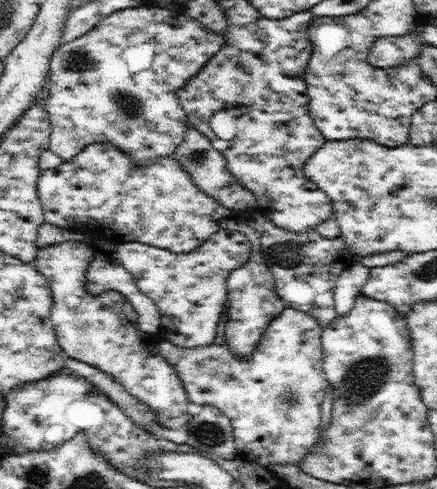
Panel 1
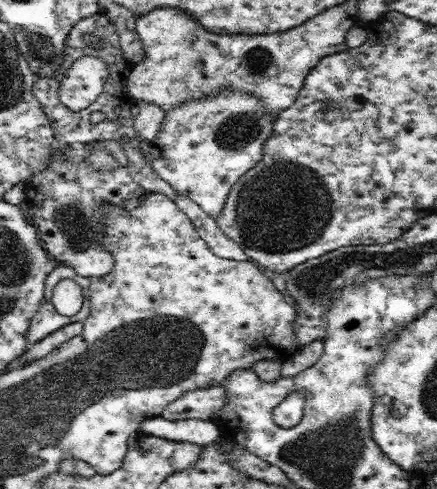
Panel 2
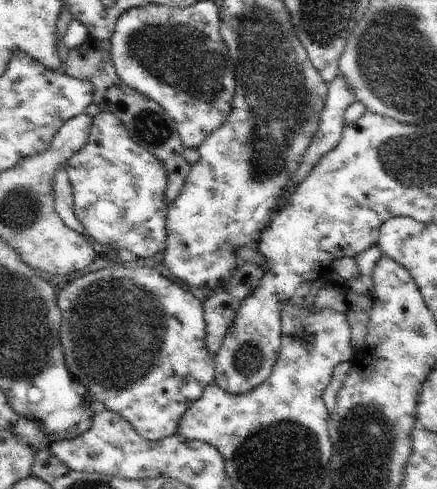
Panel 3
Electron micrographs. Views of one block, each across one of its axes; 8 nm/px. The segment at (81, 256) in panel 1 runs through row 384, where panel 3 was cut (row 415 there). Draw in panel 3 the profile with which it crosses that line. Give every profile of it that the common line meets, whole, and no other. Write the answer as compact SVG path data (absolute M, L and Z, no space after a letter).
M119 264L119 266L113 266L113 268L103 268L103 270L97 270L97 272L91 272L91 274L85 274L85 276L79 276L77 280L71 280L61 292L59 296L55 296L55 304L61 308L63 312L63 318L61 318L61 330L59 330L59 340L61 340L61 348L63 348L63 356L65 356L65 366L69 368L69 372L73 374L73 378L83 384L89 394L93 396L93 400L97 402L103 402L107 406L109 412L117 412L117 416L123 416L133 428L137 434L141 434L143 438L147 440L163 440L163 438L169 438L177 432L177 426L179 426L179 420L181 416L185 414L185 410L201 396L201 392L215 382L215 358L209 354L207 346L205 346L205 312L203 312L203 304L187 290L183 290L181 286L177 286L175 282L167 280L167 276L163 274L157 274L155 270L145 268L133 268L133 266L125 266L125 264Z

